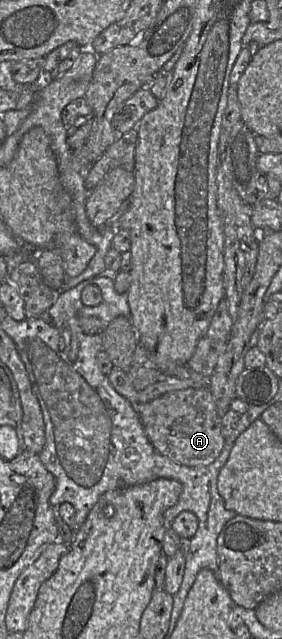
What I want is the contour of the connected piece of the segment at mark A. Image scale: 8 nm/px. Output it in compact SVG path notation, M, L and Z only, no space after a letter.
M208 387L166 393L148 403L140 404L139 416L152 446L174 463L189 467L210 465L224 446L221 417Z

